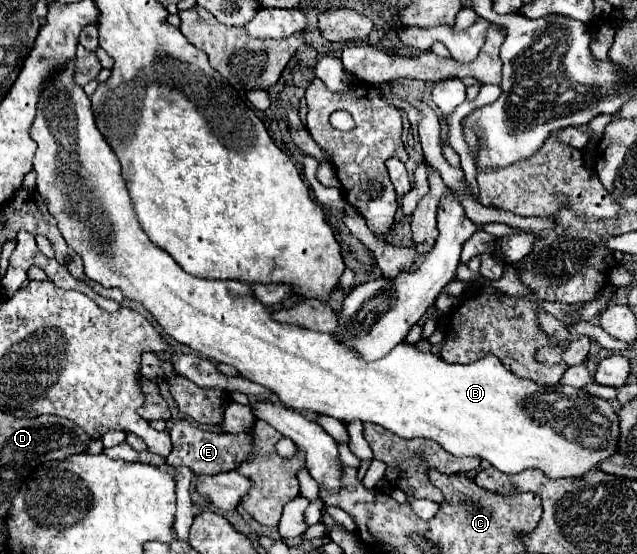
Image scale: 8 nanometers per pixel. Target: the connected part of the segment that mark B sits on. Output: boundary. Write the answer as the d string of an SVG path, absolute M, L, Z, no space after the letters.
M76 58L68 60L64 68L56 70L40 88L40 100L38 100L38 108L36 108L36 118L34 118L34 124L30 128L30 136L32 140L38 144L38 150L34 154L34 172L36 172L36 190L38 194L42 196L48 212L56 218L58 222L58 228L66 240L66 244L76 250L80 254L80 258L84 260L84 274L106 286L106 288L120 288L124 292L126 298L130 300L136 300L140 304L144 304L150 314L156 318L156 322L164 328L166 334L170 334L176 342L182 342L186 346L190 346L192 350L196 352L202 352L204 356L212 358L214 362L220 362L220 364L230 364L234 366L244 378L256 382L256 384L262 384L266 388L270 388L278 398L280 402L286 406L286 408L292 408L292 410L312 410L316 414L324 414L324 416L332 416L340 422L352 422L352 420L360 420L360 422L374 422L374 424L380 424L382 428L398 434L400 438L430 438L430 440L436 440L442 448L446 448L450 454L454 456L480 456L484 460L488 460L494 468L498 468L500 472L506 472L506 474L518 474L522 470L528 470L528 468L540 468L546 476L550 478L576 478L576 476L582 476L584 472L592 470L598 466L598 462L606 460L608 456L612 456L616 452L616 446L618 446L618 416L616 412L612 410L612 406L602 400L602 398L596 398L596 396L590 396L588 392L582 392L578 388L572 388L568 386L568 394L566 394L566 386L562 384L556 384L556 386L550 386L550 388L544 388L540 384L536 384L534 380L528 380L528 378L520 378L520 376L514 376L506 366L502 366L502 362L494 356L494 354L486 354L482 356L480 360L476 362L470 362L470 364L448 364L444 362L440 356L434 356L430 352L422 352L418 346L414 344L406 344L406 342L400 342L398 346L394 346L390 350L390 354L386 358L380 358L380 360L374 360L374 362L366 362L362 360L362 356L358 356L358 352L354 352L354 348L338 342L334 336L330 334L324 334L324 332L316 332L316 330L308 330L308 328L302 328L302 326L292 326L292 324L282 324L278 320L272 318L272 310L262 304L258 298L254 298L254 292L252 292L252 284L250 282L242 282L242 280L210 280L210 278L196 278L188 272L182 270L182 266L168 254L164 252L162 248L158 248L156 244L150 242L150 238L144 234L144 230L140 228L136 216L134 216L134 210L132 210L132 202L130 202L130 196L128 196L128 190L126 190L126 184L124 184L124 178L120 174L120 160L114 156L114 150L110 148L110 144L104 140L104 136L98 132L98 126L96 126L96 120L94 120L94 114L92 114L92 106L90 106L90 98L86 96L84 88L80 84L74 82L74 72L76 72Z

